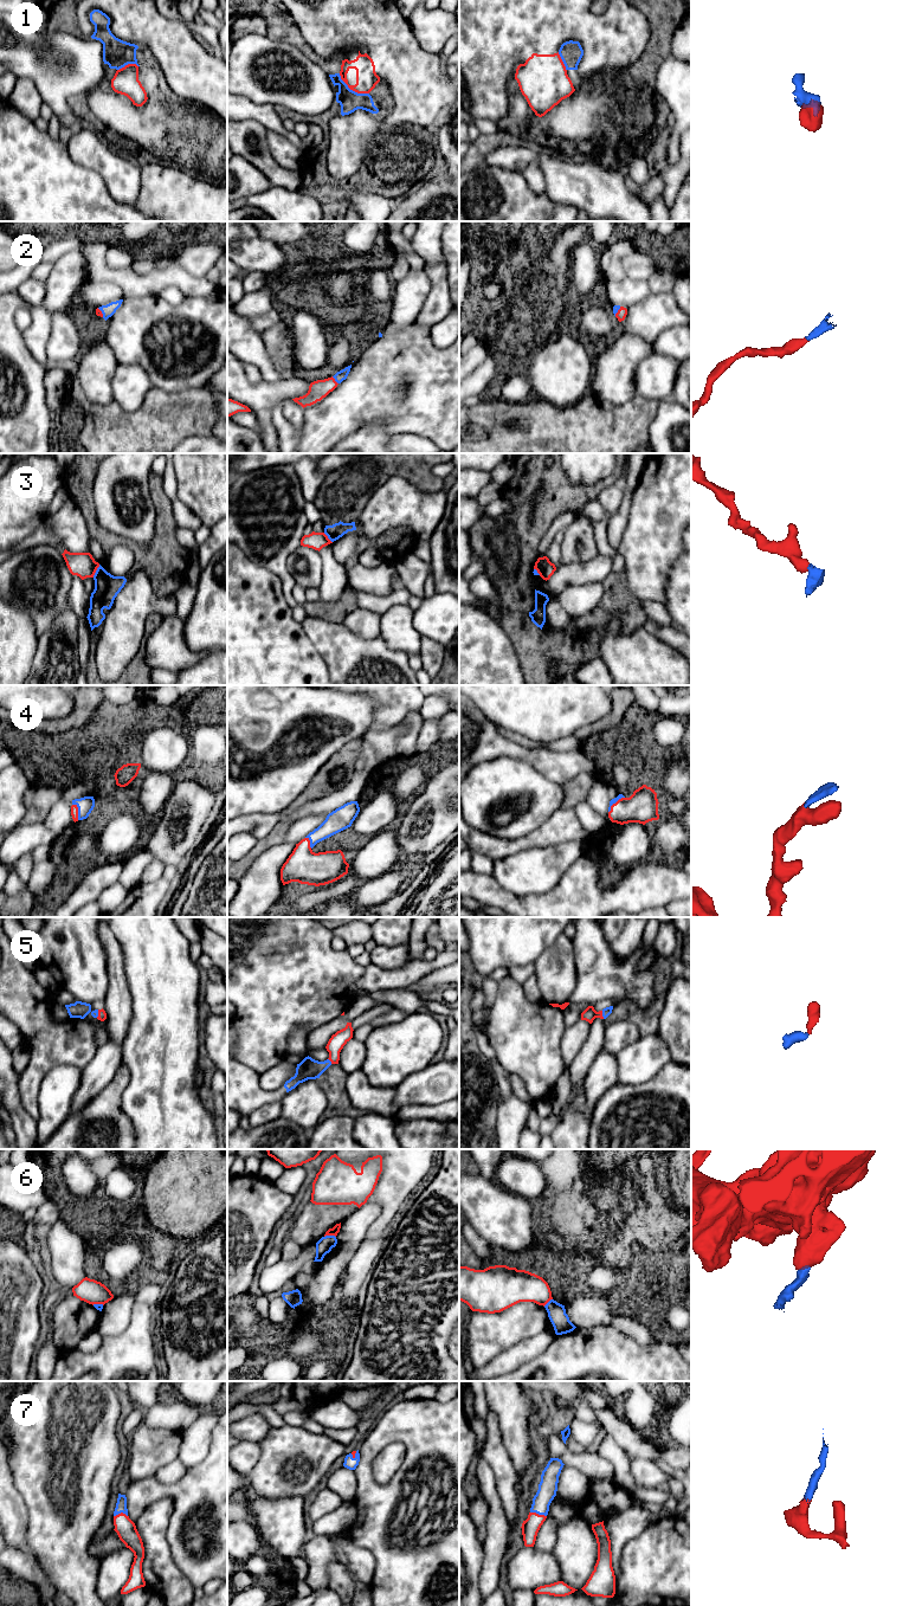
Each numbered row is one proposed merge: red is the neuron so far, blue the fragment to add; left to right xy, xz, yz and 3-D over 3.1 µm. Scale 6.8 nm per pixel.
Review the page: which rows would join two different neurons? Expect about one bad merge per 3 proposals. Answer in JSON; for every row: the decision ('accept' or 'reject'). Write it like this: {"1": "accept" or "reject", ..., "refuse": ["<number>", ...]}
{"1": "reject", "2": "accept", "3": "reject", "4": "accept", "5": "accept", "6": "reject", "7": "accept", "refuse": ["1", "3", "6"]}

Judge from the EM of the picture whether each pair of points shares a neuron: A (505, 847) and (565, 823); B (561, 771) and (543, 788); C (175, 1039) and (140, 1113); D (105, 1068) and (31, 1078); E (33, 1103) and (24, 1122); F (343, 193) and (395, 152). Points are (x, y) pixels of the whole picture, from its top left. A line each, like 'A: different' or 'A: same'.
A: same
B: different
C: same
D: different
E: different
F: same

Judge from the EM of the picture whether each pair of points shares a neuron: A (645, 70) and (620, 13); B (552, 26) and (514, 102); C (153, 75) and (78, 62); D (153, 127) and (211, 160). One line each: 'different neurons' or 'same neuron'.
A: different neurons
B: different neurons
C: different neurons
D: same neuron

